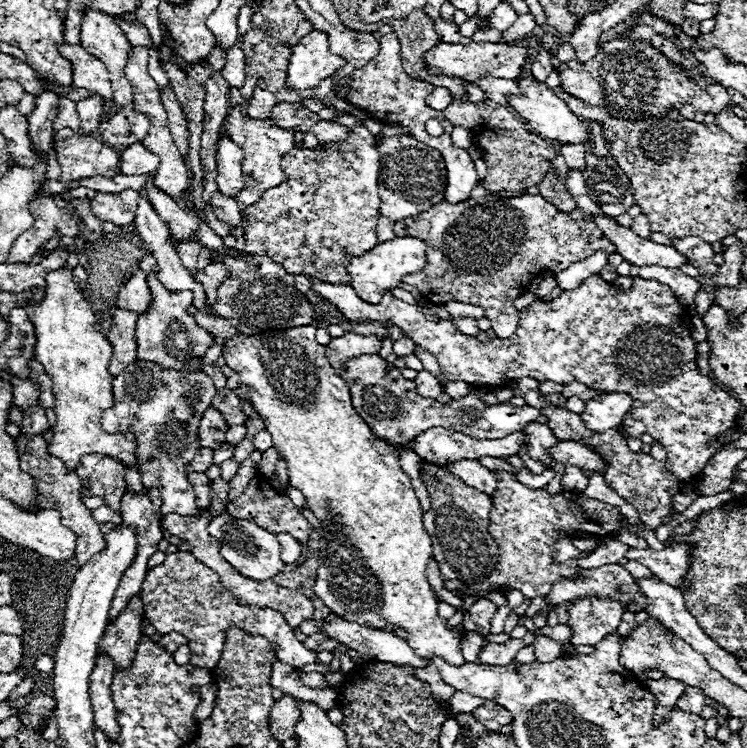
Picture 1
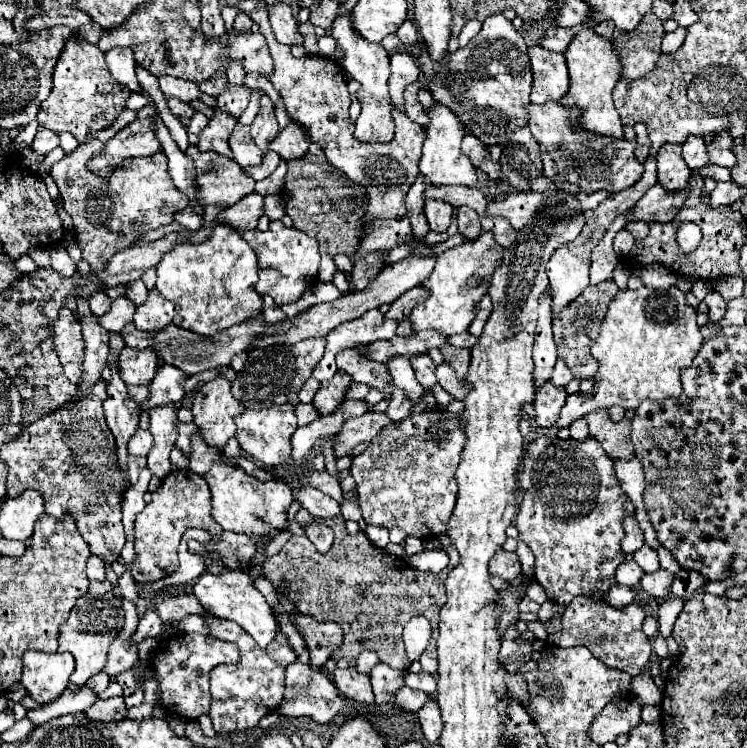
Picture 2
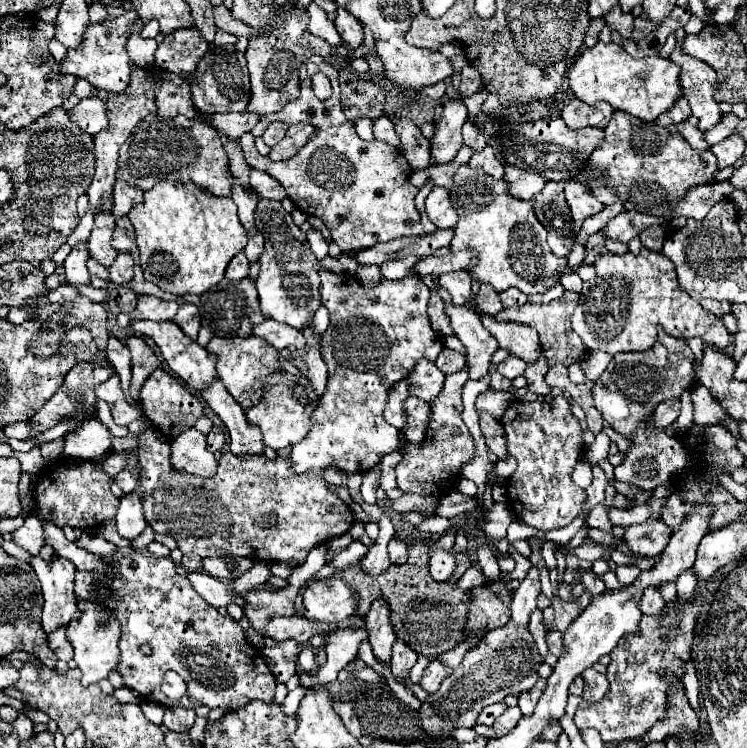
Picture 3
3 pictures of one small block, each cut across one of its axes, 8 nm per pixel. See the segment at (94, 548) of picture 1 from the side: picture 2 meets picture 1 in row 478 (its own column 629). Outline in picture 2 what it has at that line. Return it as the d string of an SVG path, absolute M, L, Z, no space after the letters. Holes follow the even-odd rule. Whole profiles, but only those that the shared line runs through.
M648 12L632 32L616 30L612 36L614 52L622 62L622 76L636 80L648 74L660 58L664 28L654 12Z

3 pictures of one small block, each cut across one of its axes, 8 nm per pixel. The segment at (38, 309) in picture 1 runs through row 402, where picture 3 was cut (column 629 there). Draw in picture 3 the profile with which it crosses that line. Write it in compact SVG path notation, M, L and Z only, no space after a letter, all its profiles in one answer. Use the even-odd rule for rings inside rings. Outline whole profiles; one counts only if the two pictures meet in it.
M598 42L594 48L584 50L576 60L568 72L568 84L574 96L586 104L604 100L610 102L614 110L628 112L644 122L654 122L662 112L672 108L676 98L682 94L678 74L680 68L668 58L632 58L622 46L616 46L614 42Z

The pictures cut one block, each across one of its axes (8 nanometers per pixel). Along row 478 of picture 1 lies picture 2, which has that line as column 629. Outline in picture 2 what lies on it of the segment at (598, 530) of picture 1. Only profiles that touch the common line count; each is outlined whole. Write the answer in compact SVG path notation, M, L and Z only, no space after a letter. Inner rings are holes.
M538 436L526 446L518 488L524 490L516 528L520 538L530 546L536 556L534 578L546 590L548 600L558 604L570 604L576 596L592 596L604 600L608 590L616 584L616 568L624 562L624 552L620 548L620 540L624 536L622 522L626 516L634 514L634 504L622 492L620 482L614 472L614 462L604 454L600 442L588 436L584 442L574 438L560 440L558 436Z

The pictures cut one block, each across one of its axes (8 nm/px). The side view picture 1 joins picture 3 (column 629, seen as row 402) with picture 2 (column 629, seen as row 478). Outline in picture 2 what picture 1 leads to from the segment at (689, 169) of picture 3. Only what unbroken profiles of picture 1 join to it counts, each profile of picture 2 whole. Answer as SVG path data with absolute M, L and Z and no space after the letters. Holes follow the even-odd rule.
M530 102L528 112L528 128L540 144L544 176L550 178L558 190L568 194L594 194L600 190L616 194L640 180L644 166L634 158L636 142L598 136L578 128L572 130L568 126L568 116L572 116L572 110L566 110L558 102L546 102L544 106Z

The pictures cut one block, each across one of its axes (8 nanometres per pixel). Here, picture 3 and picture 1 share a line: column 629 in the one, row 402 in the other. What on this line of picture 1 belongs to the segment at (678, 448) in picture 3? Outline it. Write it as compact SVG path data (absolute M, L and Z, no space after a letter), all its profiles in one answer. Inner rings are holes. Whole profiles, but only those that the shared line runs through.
M360 356L348 362L348 372L344 380L352 392L352 404L356 412L370 424L378 438L384 438L392 444L406 444L420 432L428 428L442 426L450 430L458 430L466 436L474 438L504 438L510 432L520 432L528 422L542 416L538 408L514 408L510 404L486 406L478 394L470 392L460 400L452 400L450 404L440 404L434 398L422 398L416 392L414 380L406 380L394 364L388 364L380 356Z

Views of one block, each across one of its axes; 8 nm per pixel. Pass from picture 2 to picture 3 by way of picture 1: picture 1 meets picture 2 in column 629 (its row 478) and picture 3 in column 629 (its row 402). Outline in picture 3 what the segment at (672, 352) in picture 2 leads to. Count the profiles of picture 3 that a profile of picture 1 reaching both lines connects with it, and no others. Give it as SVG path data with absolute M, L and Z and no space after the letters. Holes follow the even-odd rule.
M642 248L638 256L634 256L632 252L626 252L622 256L606 252L594 262L594 268L596 276L584 282L580 302L572 314L572 328L582 338L588 350L602 350L610 356L618 352L644 352L656 342L656 326L662 326L670 336L680 340L690 340L698 336L704 340L704 344L714 346L718 350L724 350L728 346L730 334L720 322L720 318L706 312L698 300L692 300L684 290L680 290L674 264L668 258L664 258L664 254L646 248Z

